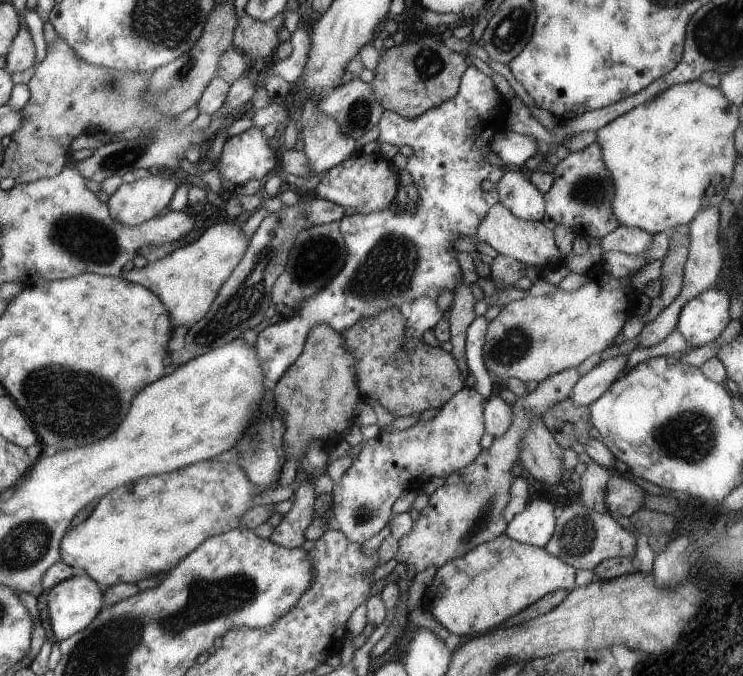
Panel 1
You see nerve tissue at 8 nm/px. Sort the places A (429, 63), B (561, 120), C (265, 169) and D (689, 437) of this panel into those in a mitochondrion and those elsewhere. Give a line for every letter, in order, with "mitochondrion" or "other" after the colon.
A: mitochondrion
B: other
C: other
D: mitochondrion

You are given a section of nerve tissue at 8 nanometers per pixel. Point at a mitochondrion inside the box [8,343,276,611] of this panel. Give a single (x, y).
(66, 399)

